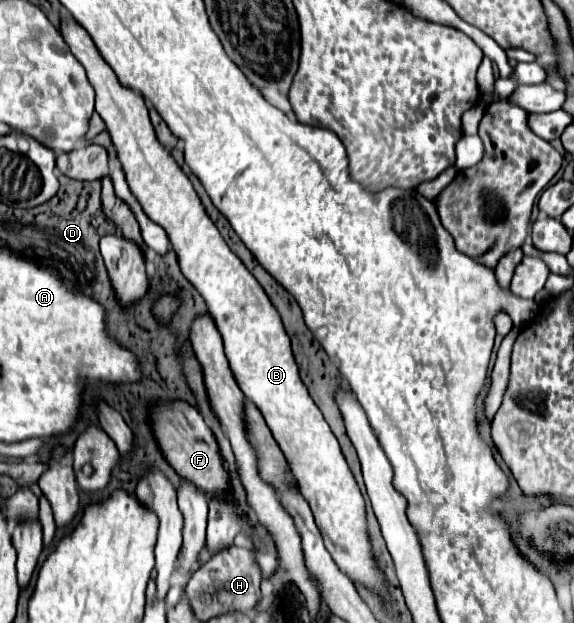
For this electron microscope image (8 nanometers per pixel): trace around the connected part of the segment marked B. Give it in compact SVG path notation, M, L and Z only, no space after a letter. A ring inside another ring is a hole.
M64 19L62 35L72 55L84 65L86 75L96 91L96 111L104 119L118 151L130 191L140 201L144 213L154 223L164 227L178 255L184 277L204 297L208 313L224 339L224 351L230 361L230 369L246 399L256 403L274 439L284 451L300 485L302 497L308 501L314 513L328 553L342 573L346 573L356 585L366 585L366 589L370 589L386 607L390 607L390 583L386 581L372 549L364 497L342 455L338 439L330 431L320 409L310 399L308 389L304 389L304 383L298 377L298 365L290 349L290 337L284 331L276 307L268 299L266 291L258 285L254 275L228 249L216 225L206 215L190 179L178 167L170 151L158 141L144 97L118 81L112 67L104 61L104 57L100 57L86 29L70 19Z

